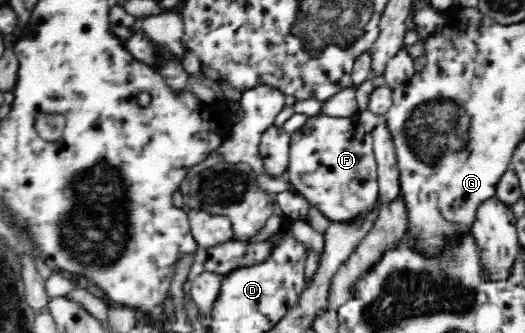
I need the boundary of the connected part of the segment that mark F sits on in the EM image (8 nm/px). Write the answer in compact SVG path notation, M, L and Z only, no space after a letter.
M318 114L290 134L288 174L297 192L302 193L316 210L320 210L332 223L353 223L372 214L379 200L377 160L373 149L373 136L366 131L356 117L340 118Z

